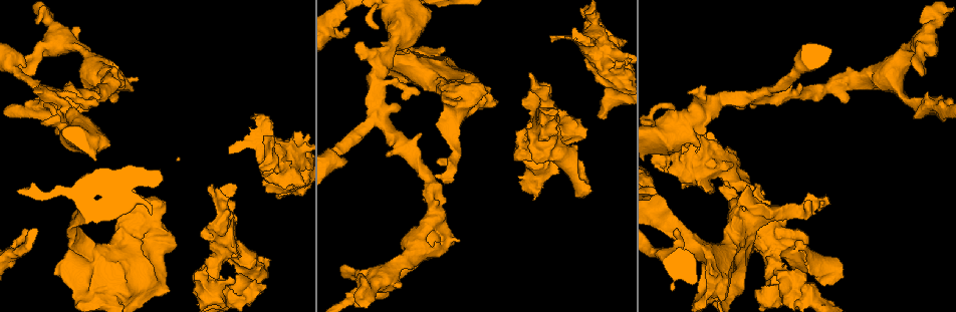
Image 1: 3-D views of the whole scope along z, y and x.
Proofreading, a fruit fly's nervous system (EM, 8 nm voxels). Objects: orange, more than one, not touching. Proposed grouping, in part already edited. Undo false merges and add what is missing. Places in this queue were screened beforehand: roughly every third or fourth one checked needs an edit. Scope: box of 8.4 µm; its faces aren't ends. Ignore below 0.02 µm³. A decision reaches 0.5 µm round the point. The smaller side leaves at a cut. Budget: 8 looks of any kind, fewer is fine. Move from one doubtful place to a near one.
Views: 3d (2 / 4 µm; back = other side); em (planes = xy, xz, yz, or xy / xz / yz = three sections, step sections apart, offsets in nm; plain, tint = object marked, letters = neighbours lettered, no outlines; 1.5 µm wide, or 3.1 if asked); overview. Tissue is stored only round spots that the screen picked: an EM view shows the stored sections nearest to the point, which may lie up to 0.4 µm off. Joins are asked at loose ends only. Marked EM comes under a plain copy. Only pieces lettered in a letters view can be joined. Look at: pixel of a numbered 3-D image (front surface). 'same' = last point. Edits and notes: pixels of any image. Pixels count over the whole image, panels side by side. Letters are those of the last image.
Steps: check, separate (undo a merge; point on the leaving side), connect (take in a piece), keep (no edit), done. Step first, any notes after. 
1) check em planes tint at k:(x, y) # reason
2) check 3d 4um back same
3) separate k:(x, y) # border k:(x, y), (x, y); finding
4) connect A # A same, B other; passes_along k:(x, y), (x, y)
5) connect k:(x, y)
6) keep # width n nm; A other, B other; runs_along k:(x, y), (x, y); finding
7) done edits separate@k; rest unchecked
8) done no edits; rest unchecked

check em planes tint at 1:(797, 84) # branch stops here

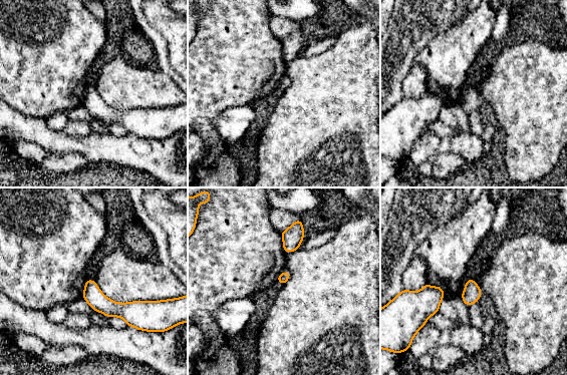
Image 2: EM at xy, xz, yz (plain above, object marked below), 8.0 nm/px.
check em planes letters same # see the neighbours

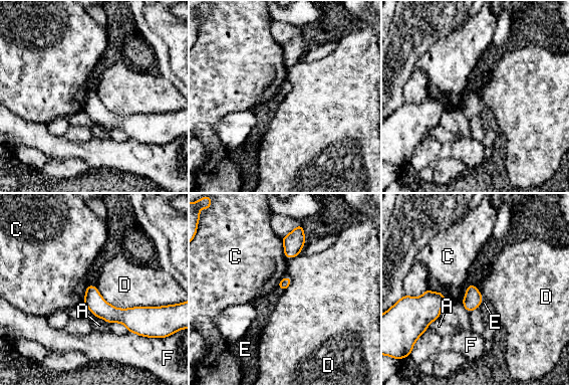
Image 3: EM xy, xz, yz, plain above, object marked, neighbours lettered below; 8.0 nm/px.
connect E # A other, C other, D other, E same, F other; it goes on there

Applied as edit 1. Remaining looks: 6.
check em planes letters at 1:(362, 274) # branch stops here

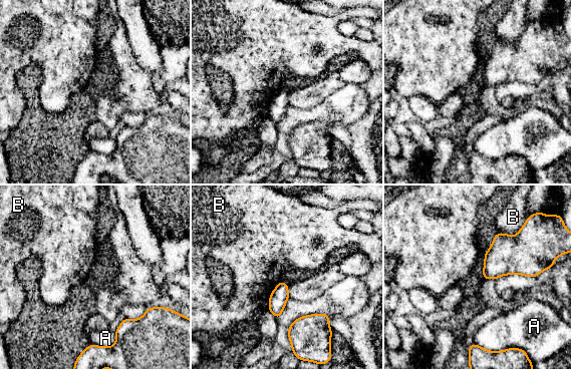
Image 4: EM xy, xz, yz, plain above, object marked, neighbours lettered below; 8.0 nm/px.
keep # longest_contact B 260 nm; A other, B other; border 4:(526, 220), (512, 236), (498, 233); no lettered piece goes on from it

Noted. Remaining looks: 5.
check em planes letters at 1:(252, 116) # an open end

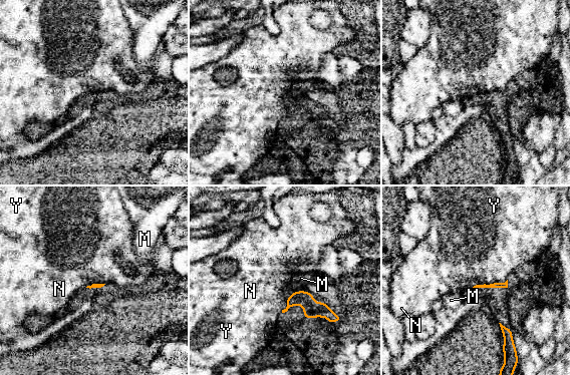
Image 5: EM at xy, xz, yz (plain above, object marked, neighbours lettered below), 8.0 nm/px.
keep # M other, N other, Y other; border 5:(306, 290), (292, 293), (281, 312); none of them fits

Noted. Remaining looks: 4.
done edits connect@3; rest unchecked

